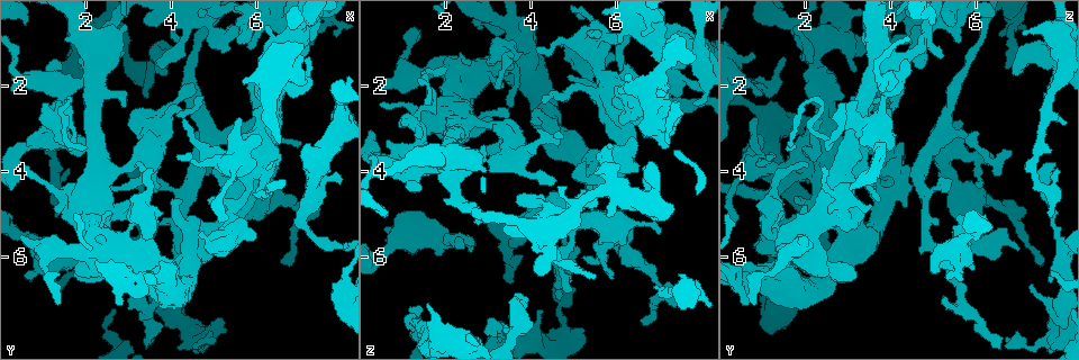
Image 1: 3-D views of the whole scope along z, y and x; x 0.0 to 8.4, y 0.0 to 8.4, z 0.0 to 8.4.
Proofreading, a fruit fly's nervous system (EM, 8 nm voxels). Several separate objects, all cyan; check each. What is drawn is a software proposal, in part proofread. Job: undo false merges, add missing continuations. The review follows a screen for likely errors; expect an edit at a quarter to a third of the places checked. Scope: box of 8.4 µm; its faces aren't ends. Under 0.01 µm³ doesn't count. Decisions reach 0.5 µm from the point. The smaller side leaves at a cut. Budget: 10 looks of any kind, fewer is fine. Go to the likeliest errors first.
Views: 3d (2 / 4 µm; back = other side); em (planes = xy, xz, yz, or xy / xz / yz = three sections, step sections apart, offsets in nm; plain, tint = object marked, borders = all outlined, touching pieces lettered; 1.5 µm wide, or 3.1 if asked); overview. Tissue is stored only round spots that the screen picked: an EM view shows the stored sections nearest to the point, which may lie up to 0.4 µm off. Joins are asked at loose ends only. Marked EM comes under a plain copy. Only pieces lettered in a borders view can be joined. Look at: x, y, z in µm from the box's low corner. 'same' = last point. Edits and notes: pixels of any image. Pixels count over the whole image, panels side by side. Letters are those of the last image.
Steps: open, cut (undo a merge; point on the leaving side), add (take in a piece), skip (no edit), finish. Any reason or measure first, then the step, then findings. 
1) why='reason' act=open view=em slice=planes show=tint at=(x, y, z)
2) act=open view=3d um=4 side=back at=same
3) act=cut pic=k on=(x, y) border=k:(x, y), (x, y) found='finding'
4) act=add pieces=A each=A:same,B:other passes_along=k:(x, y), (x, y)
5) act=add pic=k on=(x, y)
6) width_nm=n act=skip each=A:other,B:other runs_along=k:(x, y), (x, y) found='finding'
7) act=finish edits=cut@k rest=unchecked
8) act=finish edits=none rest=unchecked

why='branch stops here' act=open view=em slice=xz step=4 show=borders at=(1.90, 6.30, 5.95)

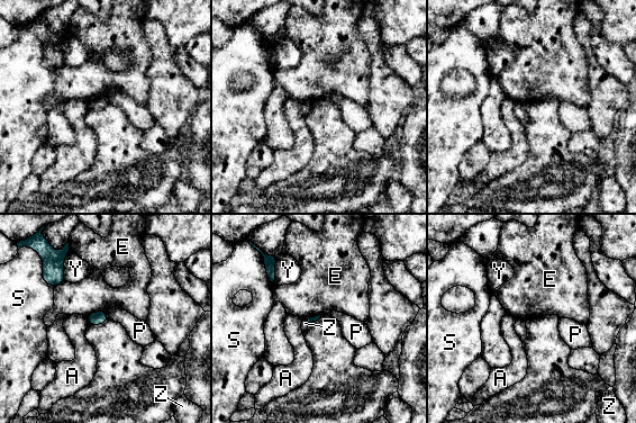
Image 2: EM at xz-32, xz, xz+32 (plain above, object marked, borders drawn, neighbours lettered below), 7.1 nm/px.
act=open view=em slice=planes show=borders at=same

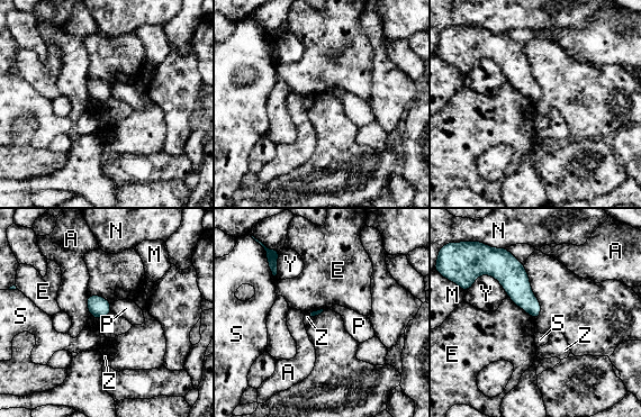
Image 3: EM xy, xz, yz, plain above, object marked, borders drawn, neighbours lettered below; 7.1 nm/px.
longest_contact=Y:320nm act=skip each=A:other,E:other,M:other,N:other,P:other,S:other,Y:other,Z:other border=3:(109, 304), (111, 310) found='none of them fits'

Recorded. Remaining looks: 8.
why='four-way junction' act=open view=3d um=2 side=back at=(1.45, 2.25, 3.80)

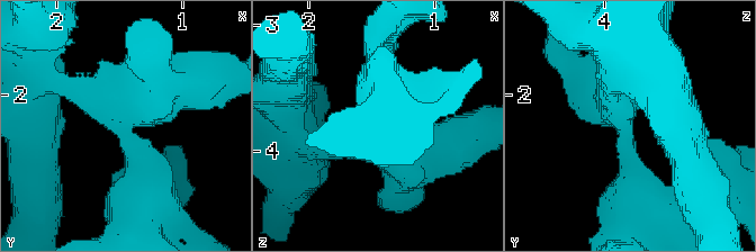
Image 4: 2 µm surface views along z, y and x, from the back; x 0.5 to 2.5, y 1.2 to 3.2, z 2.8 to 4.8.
act=open view=em slice=planes show=tint at=(1.48, 2.28, 3.80)

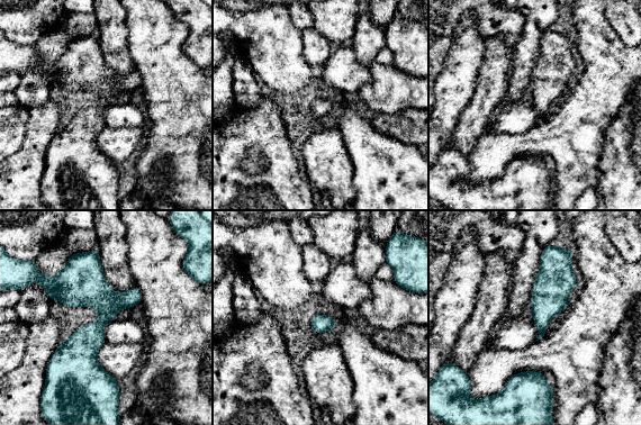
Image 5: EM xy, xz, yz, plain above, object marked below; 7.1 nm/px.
why='see the neighbours' act=open view=em slice=planes show=borders at=same

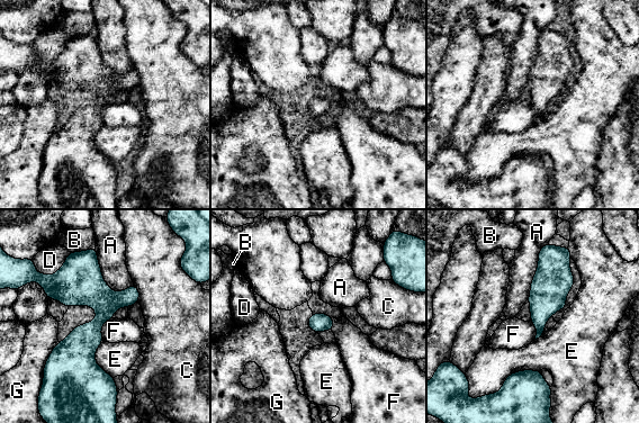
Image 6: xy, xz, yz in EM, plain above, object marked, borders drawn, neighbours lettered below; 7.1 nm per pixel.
act=skip each=A:other,B:other,C:other,D:other,E:other,F:other,G:other border=6:(113, 318), (102, 324), (101, 340) found='one cell here'

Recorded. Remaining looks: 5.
why='branch stops here' act=open view=em slice=xy step=8 show=borders at=(7.90, 4.30, 2.10)

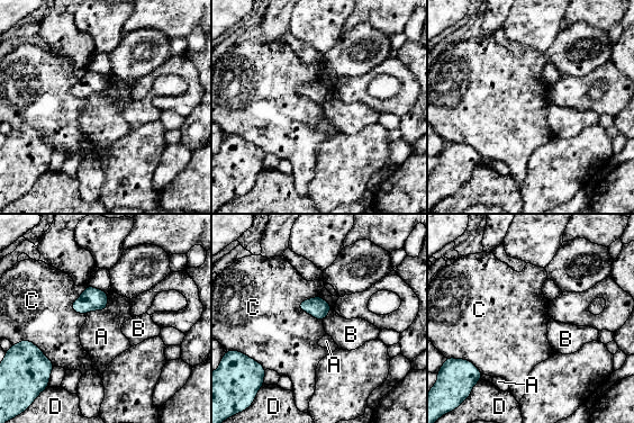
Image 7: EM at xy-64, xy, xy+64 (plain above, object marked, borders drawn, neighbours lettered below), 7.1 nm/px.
width_nm=110 act=skip each=A:other,B:other,C:other,D:other found='no lettered piece goes on from it'

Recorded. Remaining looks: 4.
why='branch stops here' act=open view=em slice=xy step=4 show=tint at=(7.85, 0.85, 6.50)

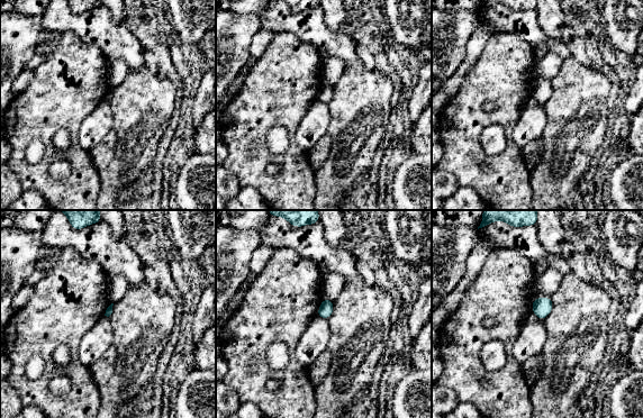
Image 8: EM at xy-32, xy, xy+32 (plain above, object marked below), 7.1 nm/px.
why='see the neighbours' act=open view=em slice=xy step=4 show=borders at=same

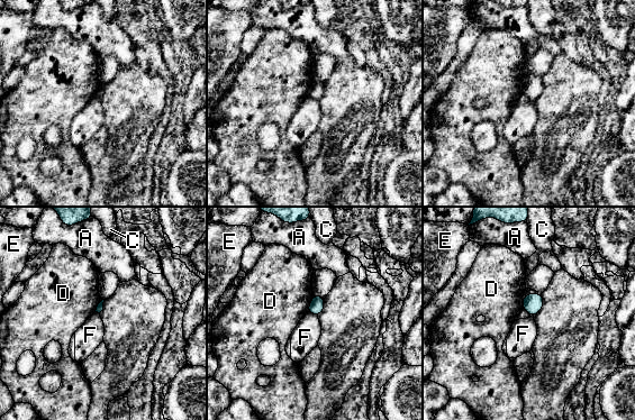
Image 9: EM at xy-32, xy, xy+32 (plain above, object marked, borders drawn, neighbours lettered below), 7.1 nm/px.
longest_contact=D:130nm act=skip each=A:other,C:other,D:other,E:other,F:other border=9:(308, 311), (317, 316) found='none of them fits'

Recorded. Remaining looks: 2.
act=finish edits=none rest=unchecked

